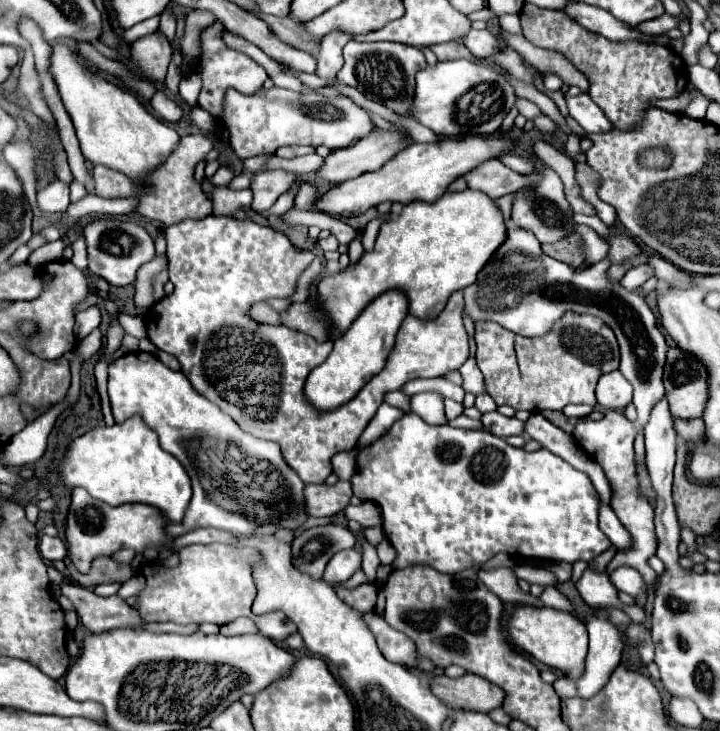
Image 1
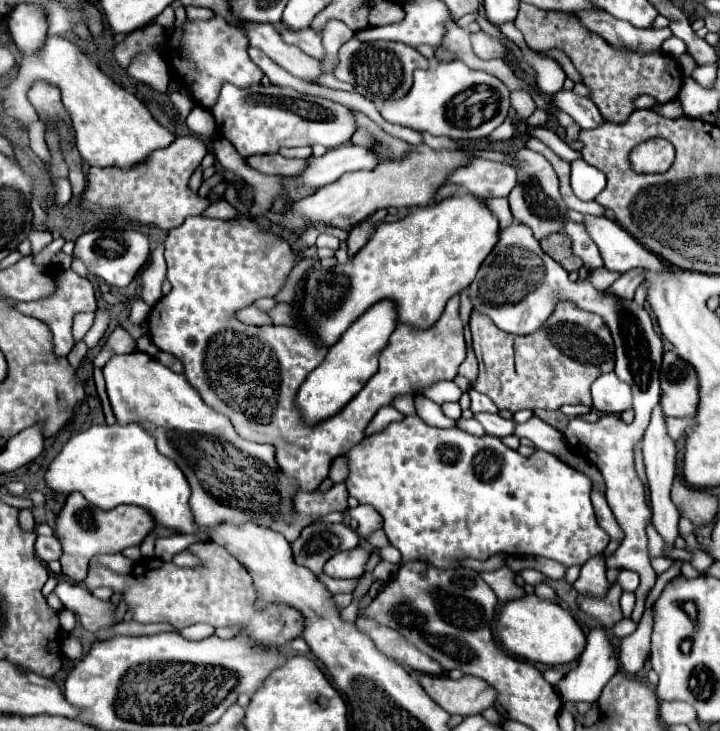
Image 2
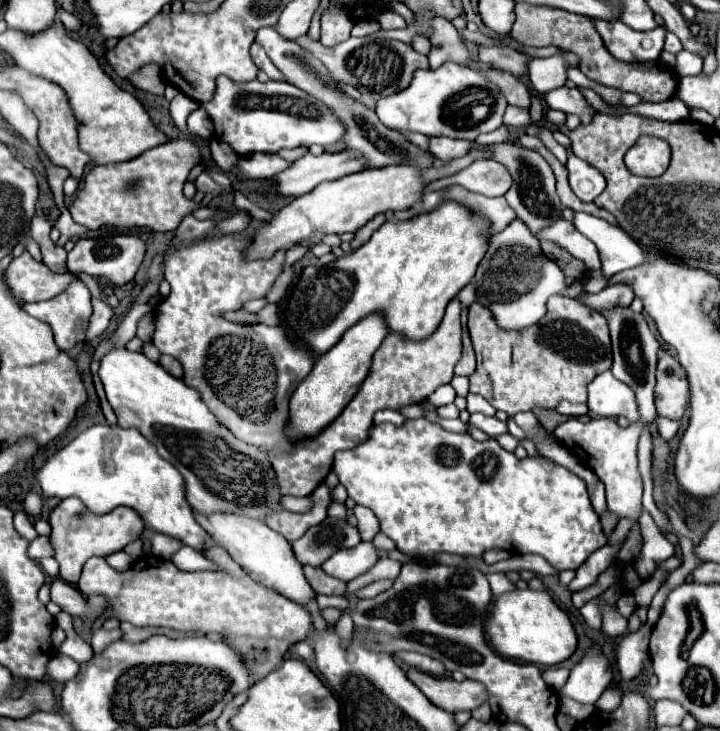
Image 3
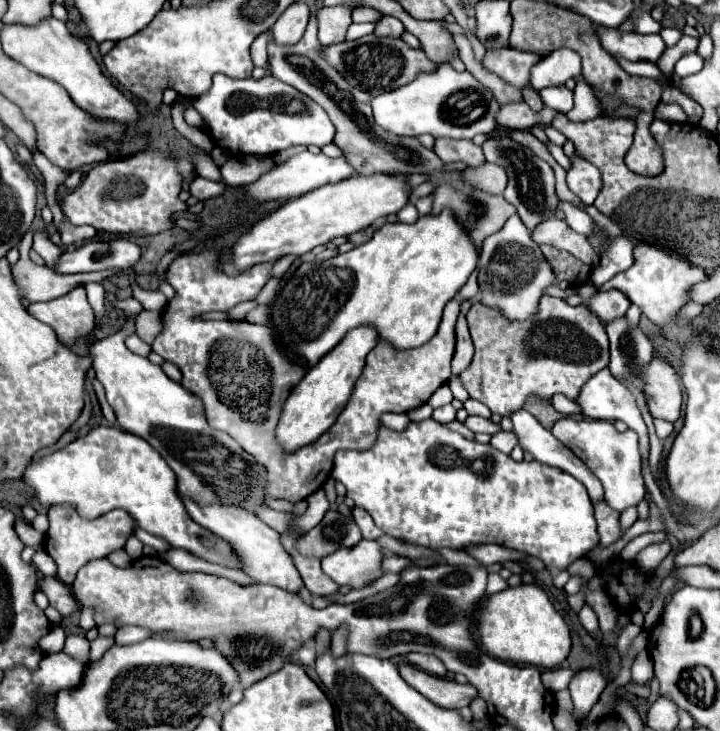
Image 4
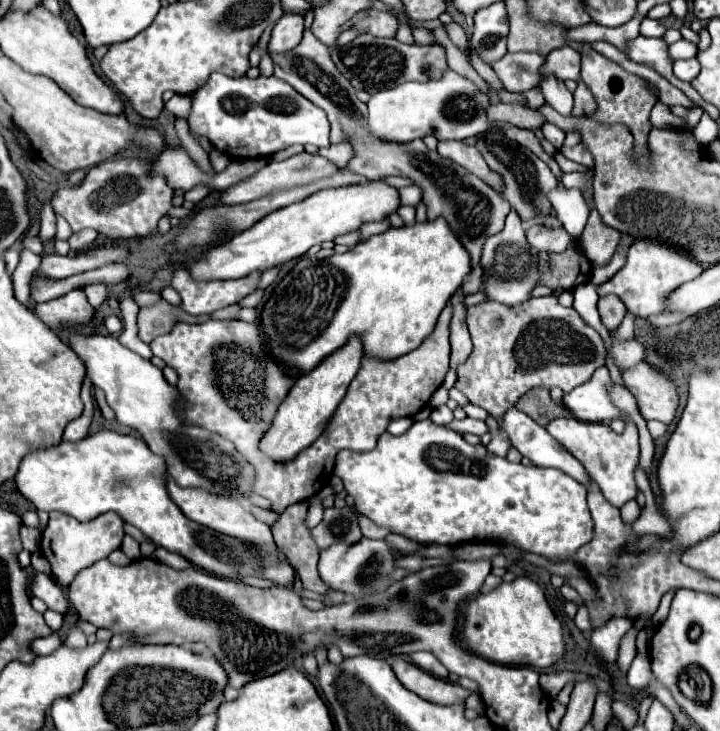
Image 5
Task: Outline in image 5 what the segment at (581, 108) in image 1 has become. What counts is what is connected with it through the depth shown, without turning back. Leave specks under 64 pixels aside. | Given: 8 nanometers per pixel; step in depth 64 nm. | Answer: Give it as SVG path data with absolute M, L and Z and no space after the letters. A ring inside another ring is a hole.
M548 76L540 84L540 90L542 90L548 106L552 106L562 116L570 116L570 112L572 112L572 92L564 86L562 80L556 80L556 78Z

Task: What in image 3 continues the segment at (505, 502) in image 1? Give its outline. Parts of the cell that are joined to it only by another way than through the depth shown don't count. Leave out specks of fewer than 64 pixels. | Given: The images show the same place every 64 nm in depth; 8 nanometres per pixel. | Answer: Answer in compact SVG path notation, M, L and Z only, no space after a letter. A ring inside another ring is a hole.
M416 418L416 420L406 420L402 426L394 426L394 424L380 424L374 426L368 440L358 444L352 450L344 450L344 452L336 452L334 458L334 470L340 478L340 484L346 488L348 486L348 496L356 500L356 504L370 508L378 520L380 520L380 528L382 532L394 540L396 548L410 556L410 558L424 558L428 562L434 560L436 554L446 552L446 554L460 554L460 556L474 556L474 558L482 558L482 554L486 550L492 548L500 548L506 552L514 552L514 554L540 554L544 556L556 570L576 570L578 566L582 566L586 562L586 558L596 552L598 548L606 546L608 536L602 530L602 524L598 522L598 516L590 504L588 492L586 492L586 484L568 468L552 462L552 460L544 460L544 456L532 456L532 458L516 458L514 452L506 452L504 448L500 448L500 444L496 442L496 438L488 438L484 442L474 440L470 434L456 434L456 432L446 432L444 428L440 428L438 424L428 422L426 418Z

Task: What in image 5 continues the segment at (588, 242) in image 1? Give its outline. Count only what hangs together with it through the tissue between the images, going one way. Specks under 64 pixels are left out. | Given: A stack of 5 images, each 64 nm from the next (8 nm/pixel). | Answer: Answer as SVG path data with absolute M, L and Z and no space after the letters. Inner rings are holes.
M534 224L526 232L528 242L538 248L538 252L564 252L564 248L570 248L572 244L578 244L580 240L574 236L568 236L564 228L552 228Z

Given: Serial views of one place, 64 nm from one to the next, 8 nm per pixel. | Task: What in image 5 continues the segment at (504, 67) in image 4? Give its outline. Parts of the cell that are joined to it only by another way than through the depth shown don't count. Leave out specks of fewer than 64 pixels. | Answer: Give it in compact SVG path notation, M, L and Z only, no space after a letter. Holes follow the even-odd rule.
M506 52L500 60L492 62L492 70L508 92L526 92L538 86L538 70L544 60L544 56L534 52Z

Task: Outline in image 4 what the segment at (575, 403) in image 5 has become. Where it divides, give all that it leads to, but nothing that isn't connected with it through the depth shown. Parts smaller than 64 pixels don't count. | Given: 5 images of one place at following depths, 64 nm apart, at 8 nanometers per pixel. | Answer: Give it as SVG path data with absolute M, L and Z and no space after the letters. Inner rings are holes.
M608 368L600 370L598 374L594 374L594 376L584 384L584 388L582 388L582 392L580 392L580 396L578 396L576 402L582 406L582 414L588 416L588 418L612 420L612 422L614 422L614 420L622 420L622 422L626 422L632 430L636 430L638 436L640 436L638 444L640 444L642 464L646 464L648 452L650 452L650 442L648 442L648 430L646 430L646 424L644 424L642 414L640 414L640 410L638 410L636 398L634 398L634 394L632 394L620 380L616 380L616 378L610 374Z

